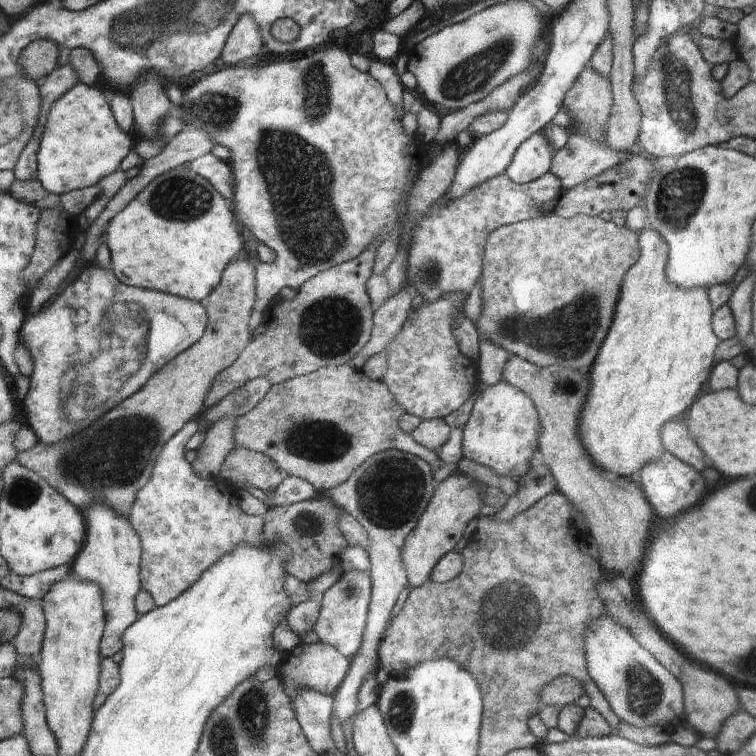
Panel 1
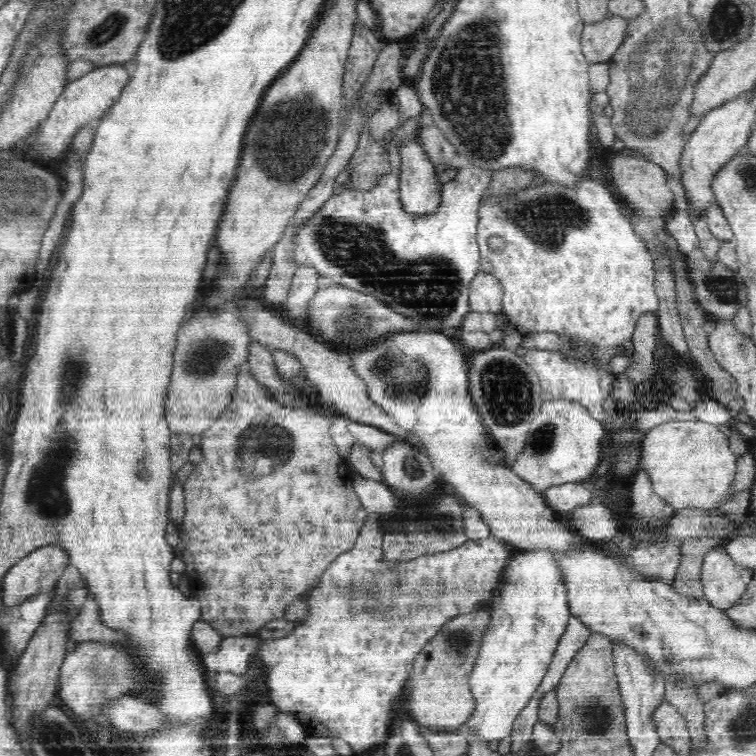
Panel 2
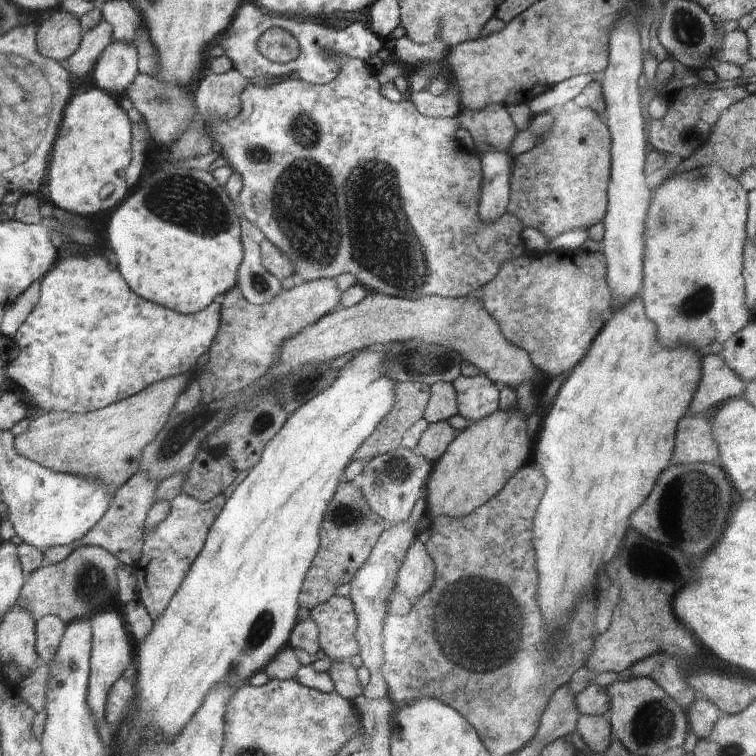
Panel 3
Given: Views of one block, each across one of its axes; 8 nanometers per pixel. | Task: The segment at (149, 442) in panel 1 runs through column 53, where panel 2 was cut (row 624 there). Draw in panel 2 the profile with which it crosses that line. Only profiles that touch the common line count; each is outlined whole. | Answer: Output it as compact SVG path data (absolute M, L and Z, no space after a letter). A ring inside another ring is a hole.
M479 607L454 617L446 622L442 630L433 636L418 654L407 681L410 689L408 704L410 704L411 716L425 734L459 732L464 730L470 718L476 714L477 703L469 685L469 672L477 655L482 629L488 619L487 607Z

